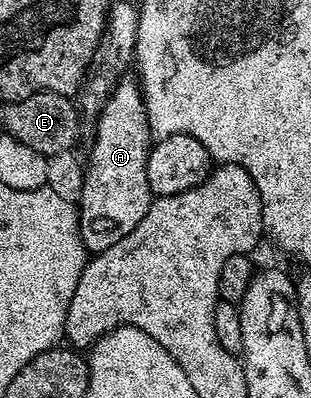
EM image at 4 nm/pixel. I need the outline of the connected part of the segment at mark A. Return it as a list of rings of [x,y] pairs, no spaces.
[[[124,77],[112,89],[100,114],[95,116],[96,136],[92,139],[92,152],[86,159],[82,197],[78,204],[80,240],[89,253],[105,251],[110,245],[122,241],[134,225],[146,217],[153,193],[146,181],[146,161],[150,150],[148,118],[144,97],[135,78]]]

